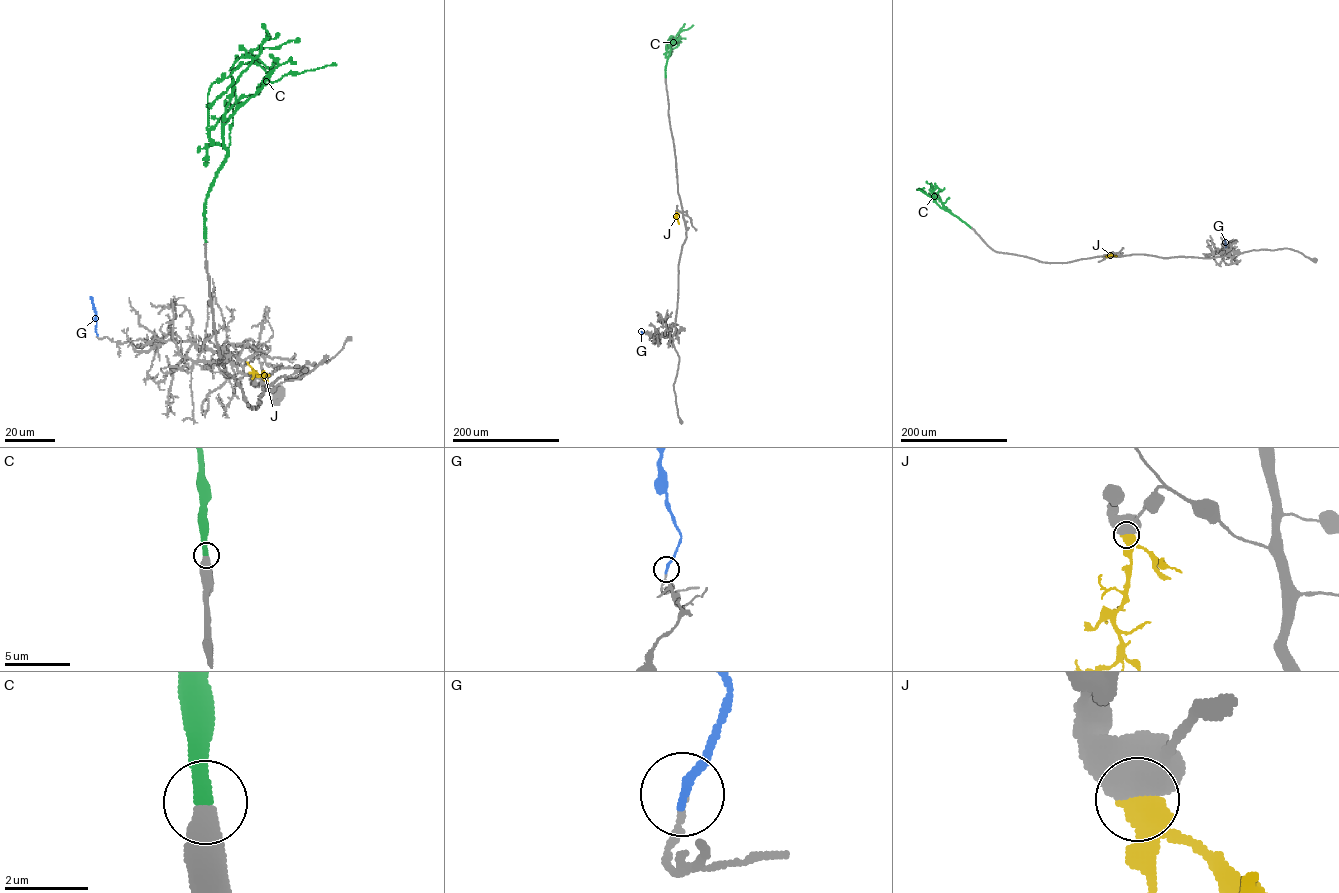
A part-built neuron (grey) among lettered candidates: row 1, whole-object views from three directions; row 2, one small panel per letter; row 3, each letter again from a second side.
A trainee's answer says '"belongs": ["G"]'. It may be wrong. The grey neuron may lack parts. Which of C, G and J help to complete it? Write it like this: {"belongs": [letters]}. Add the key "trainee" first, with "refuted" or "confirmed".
{"trainee": "refuted", "belongs": ["C"]}

